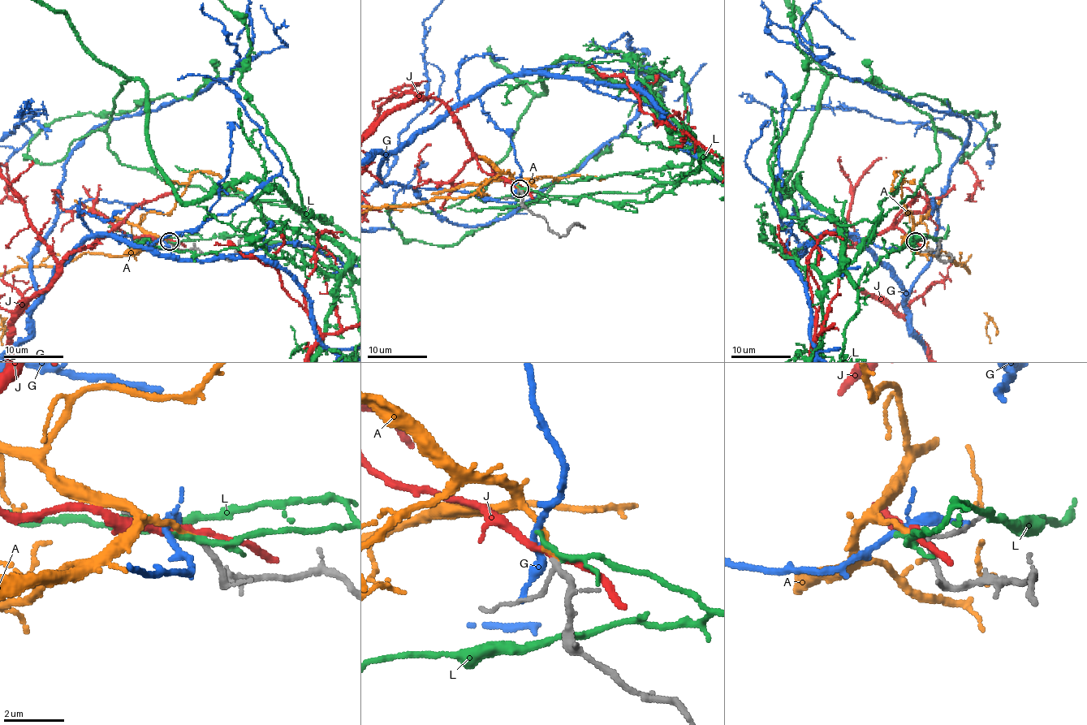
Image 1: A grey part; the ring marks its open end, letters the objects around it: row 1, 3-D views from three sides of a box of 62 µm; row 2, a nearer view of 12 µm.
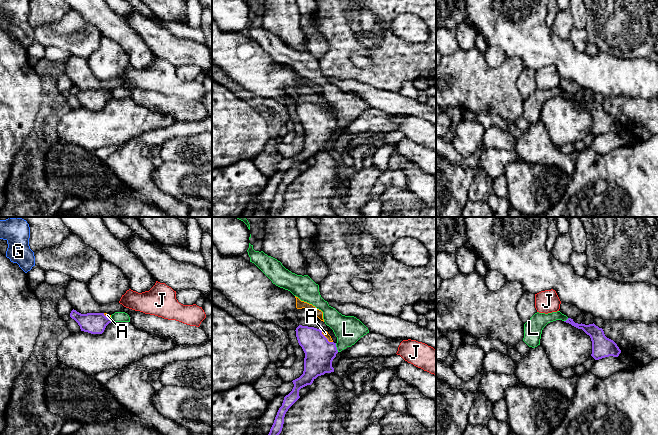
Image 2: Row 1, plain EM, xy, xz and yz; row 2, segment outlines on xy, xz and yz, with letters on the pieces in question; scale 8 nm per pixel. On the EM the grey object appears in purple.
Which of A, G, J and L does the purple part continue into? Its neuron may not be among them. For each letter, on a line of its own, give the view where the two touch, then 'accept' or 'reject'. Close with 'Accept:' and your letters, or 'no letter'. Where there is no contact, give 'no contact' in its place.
A: meets purple in xz; accept
G: no contact; reject
J: no contact; reject
L: meets purple in xz; reject
Accept: A

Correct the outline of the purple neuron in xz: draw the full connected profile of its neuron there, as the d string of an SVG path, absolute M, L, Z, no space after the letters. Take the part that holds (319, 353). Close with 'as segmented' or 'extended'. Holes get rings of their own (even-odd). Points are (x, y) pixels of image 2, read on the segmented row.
M299 325L295 331L298 343L305 353L304 371L299 378L292 381L294 387L284 397L268 435L279 435L281 433L285 414L300 398L299 390L301 388L311 385L318 376L334 372L332 361L338 350L328 332L302 325Z; extended

